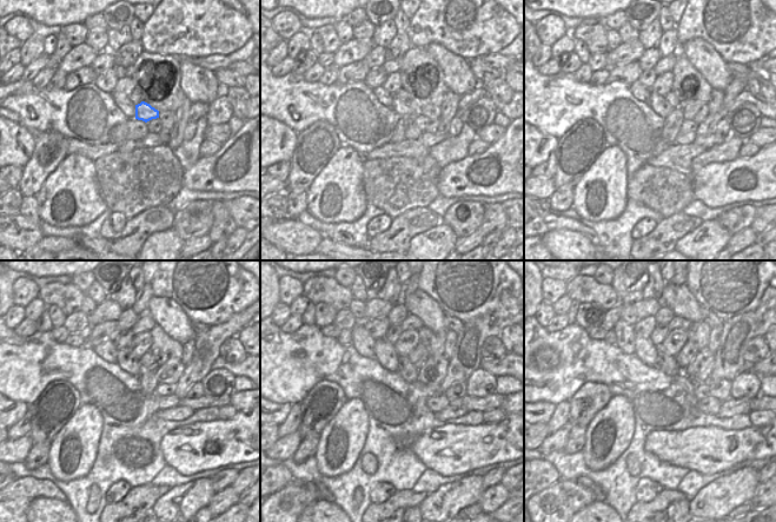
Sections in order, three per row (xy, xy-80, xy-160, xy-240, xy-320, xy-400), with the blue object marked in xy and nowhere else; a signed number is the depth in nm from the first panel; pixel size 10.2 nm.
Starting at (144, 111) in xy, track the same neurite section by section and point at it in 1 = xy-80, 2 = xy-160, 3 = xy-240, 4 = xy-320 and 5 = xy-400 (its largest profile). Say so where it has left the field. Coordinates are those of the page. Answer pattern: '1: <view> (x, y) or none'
1: xy-80 (399, 107)
2: xy-160 (658, 104)
3: xy-240 (126, 359)
4: xy-320 (385, 354)
5: xy-400 (645, 350)

